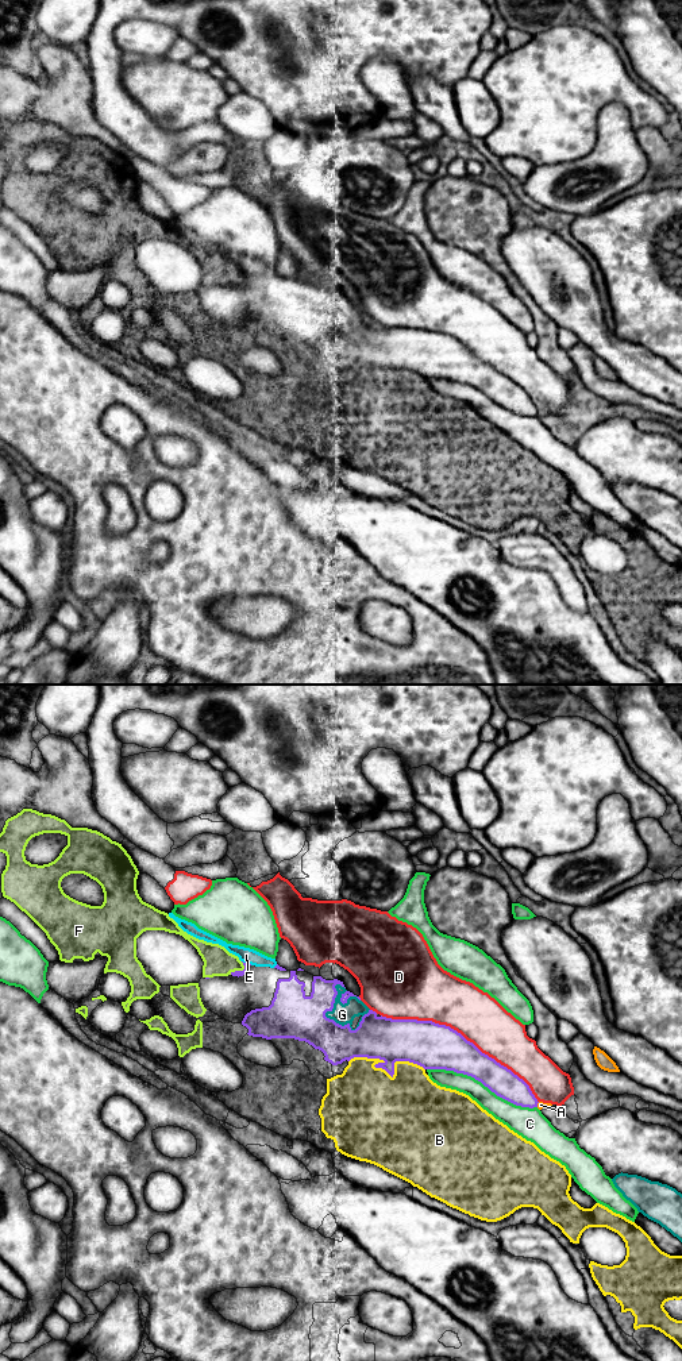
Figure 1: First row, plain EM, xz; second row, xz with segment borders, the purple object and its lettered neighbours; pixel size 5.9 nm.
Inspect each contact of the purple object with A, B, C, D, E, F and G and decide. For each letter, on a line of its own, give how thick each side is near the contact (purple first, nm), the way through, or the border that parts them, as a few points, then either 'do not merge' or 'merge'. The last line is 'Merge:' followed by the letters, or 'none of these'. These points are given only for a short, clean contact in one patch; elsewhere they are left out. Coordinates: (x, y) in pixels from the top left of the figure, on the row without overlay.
A: 170/50 nm | do not merge
B: 260/480 nm | do not merge
C: 220/140 nm | do not merge
D: 280/300 nm | do not merge
E: 40/90 nm | do not merge
F: 40/180 nm | do not merge
G: 280/120 nm | do not merge
Merge: none of these

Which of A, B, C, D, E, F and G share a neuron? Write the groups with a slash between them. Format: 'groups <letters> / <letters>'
groups A / B F / C / D / E / G

